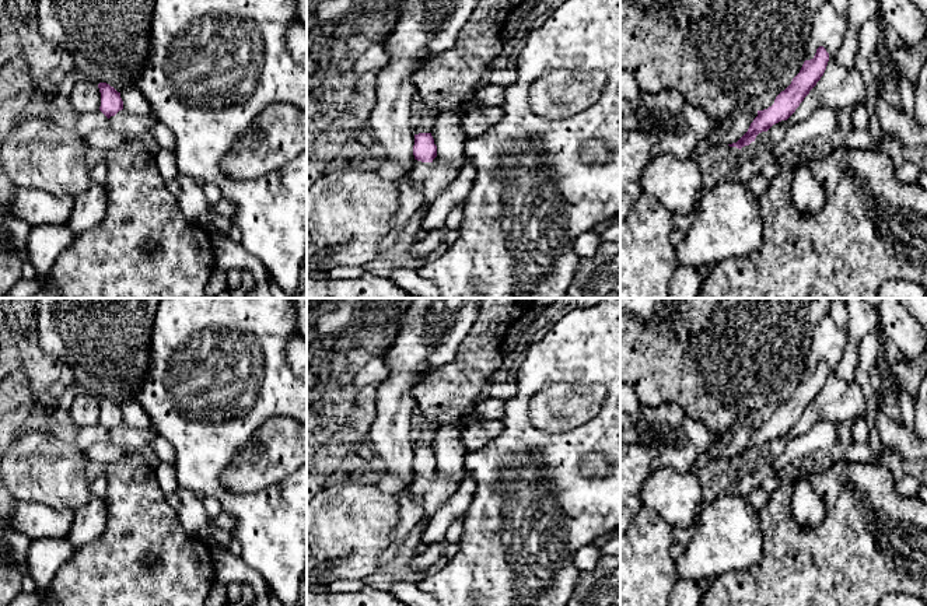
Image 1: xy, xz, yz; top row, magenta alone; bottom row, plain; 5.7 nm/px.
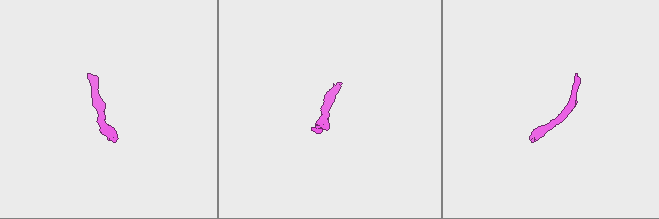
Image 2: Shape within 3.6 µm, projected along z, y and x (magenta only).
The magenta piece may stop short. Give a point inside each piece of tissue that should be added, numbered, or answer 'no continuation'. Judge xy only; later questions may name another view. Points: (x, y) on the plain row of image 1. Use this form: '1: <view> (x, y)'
no continuation

